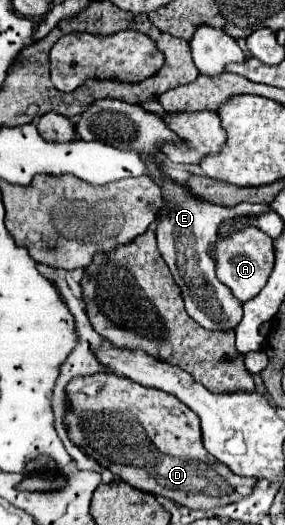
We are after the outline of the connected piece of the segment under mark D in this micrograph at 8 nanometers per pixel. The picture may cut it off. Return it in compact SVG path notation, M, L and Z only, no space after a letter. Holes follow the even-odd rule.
M100 373L100 375L70 381L68 399L70 399L70 411L66 415L66 423L68 423L70 439L76 445L80 445L102 467L110 469L114 475L118 475L122 481L130 483L136 489L142 489L152 495L168 497L190 509L222 507L228 503L236 503L240 501L240 497L246 497L254 491L256 477L234 475L226 465L216 461L216 457L212 457L202 445L198 415L192 409L188 409L182 401L178 401L176 397L160 389L138 385L130 379L118 377L116 373ZM92 381L102 383L102 389L98 391L96 397L90 397L84 393L84 387L90 385Z

